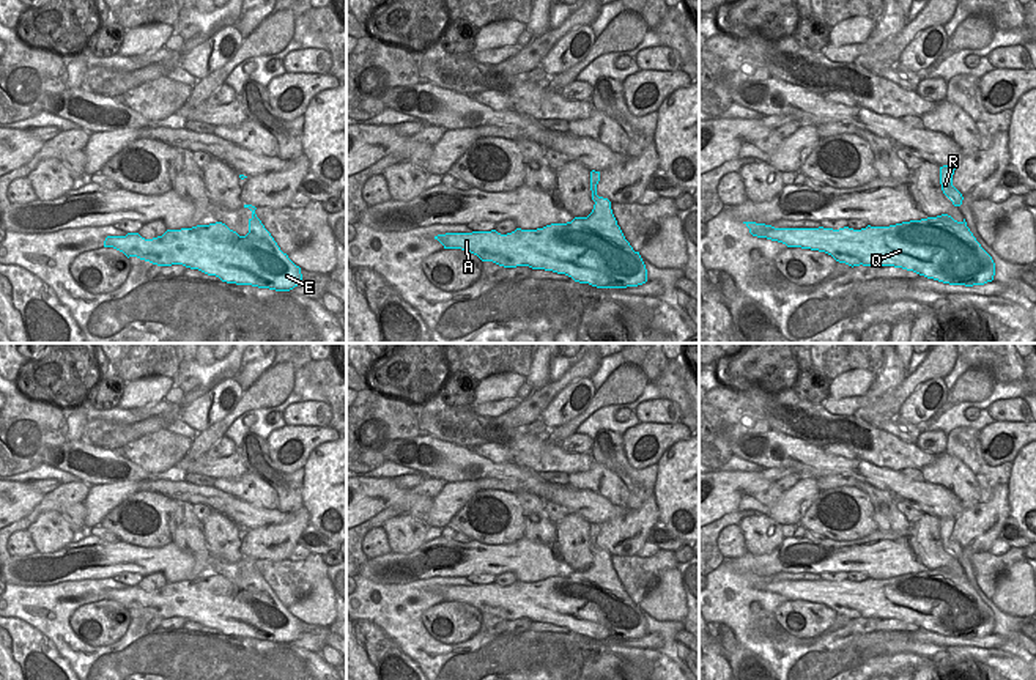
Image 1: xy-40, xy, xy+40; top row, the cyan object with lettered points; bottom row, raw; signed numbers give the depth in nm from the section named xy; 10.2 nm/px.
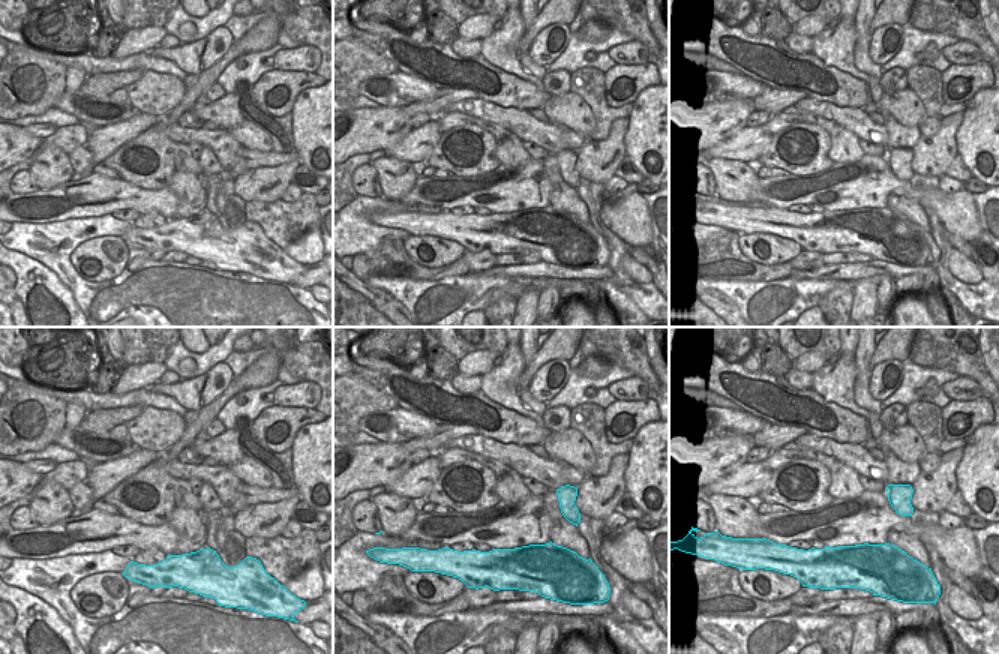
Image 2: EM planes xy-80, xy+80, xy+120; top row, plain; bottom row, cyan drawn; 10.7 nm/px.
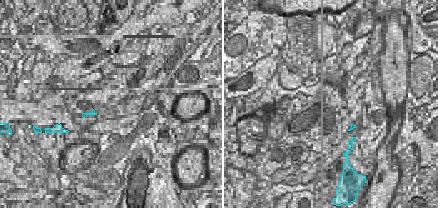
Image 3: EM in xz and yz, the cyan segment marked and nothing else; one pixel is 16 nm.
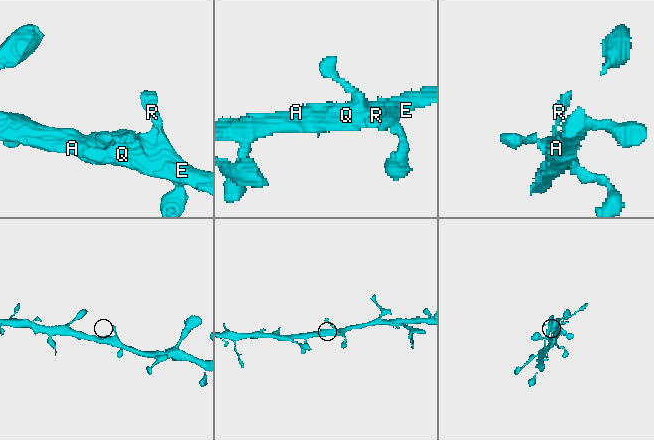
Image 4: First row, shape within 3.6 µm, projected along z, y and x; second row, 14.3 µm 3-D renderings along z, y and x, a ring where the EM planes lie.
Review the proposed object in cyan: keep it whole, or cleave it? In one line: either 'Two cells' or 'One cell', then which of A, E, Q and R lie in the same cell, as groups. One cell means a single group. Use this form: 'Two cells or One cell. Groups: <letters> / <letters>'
One cell. Groups: A E Q R.

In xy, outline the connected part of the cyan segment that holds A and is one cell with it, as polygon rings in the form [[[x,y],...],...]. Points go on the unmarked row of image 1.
[[[590,524],[595,554],[587,570],[551,576],[537,582],[516,581],[501,587],[491,584],[438,587],[444,601],[461,601],[482,614],[504,620],[529,619],[565,626],[575,634],[597,641],[627,641],[647,634],[647,622],[625,592],[608,551],[597,548],[600,524]]]

